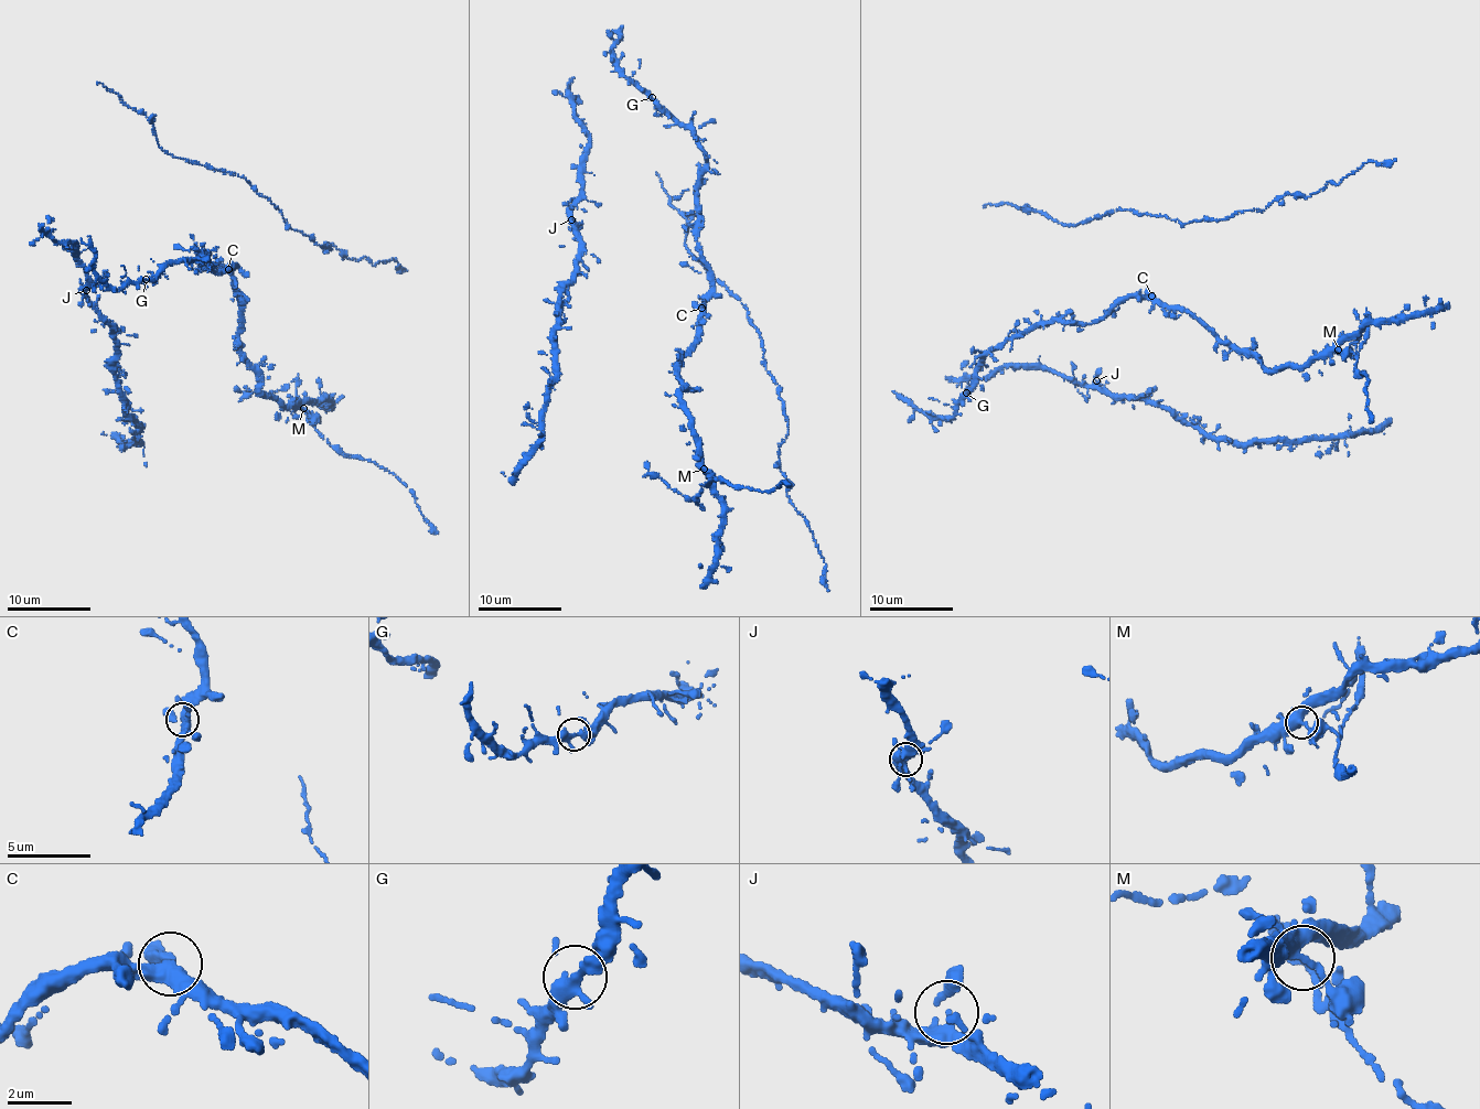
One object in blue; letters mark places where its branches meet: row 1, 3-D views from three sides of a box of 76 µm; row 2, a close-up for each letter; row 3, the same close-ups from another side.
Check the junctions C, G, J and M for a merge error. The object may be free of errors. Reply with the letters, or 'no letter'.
M

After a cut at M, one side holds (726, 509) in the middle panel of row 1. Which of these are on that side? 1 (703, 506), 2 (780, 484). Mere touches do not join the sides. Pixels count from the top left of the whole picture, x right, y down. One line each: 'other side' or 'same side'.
1: other side
2: other side

